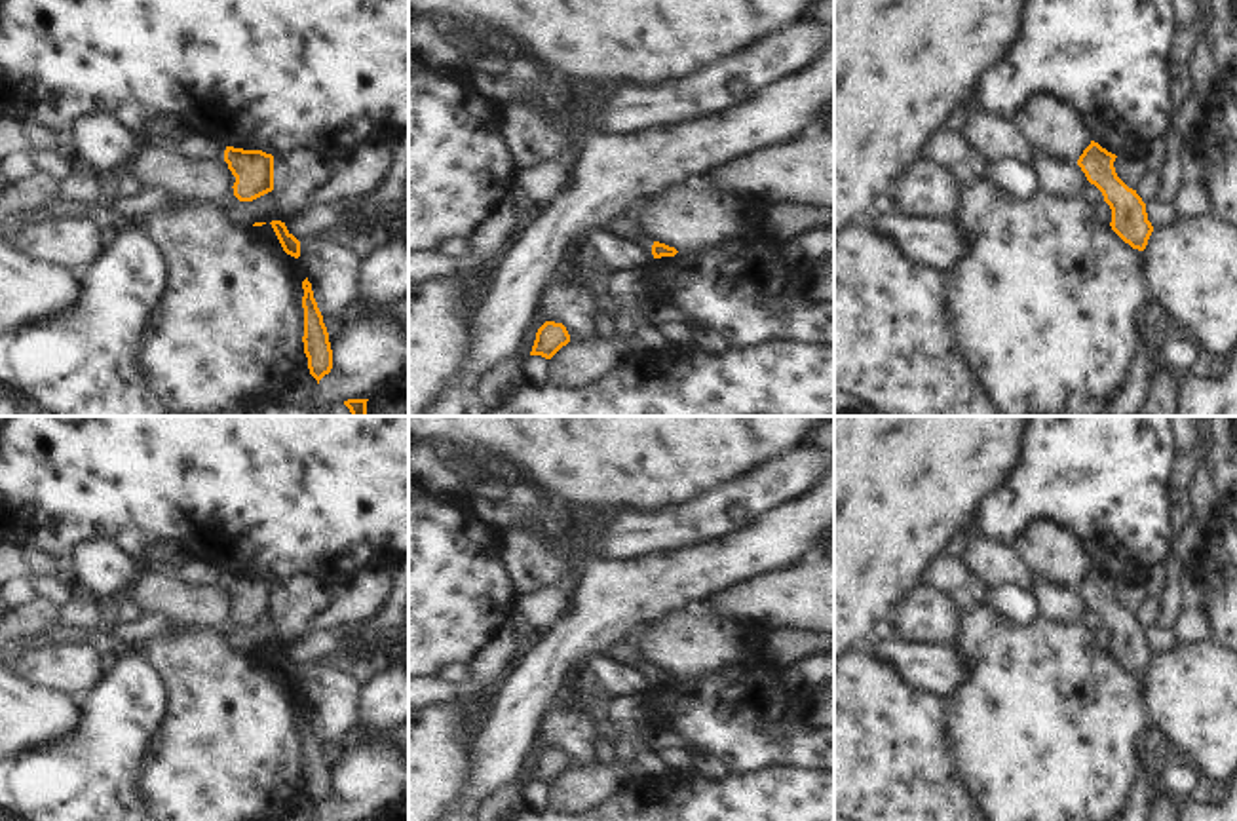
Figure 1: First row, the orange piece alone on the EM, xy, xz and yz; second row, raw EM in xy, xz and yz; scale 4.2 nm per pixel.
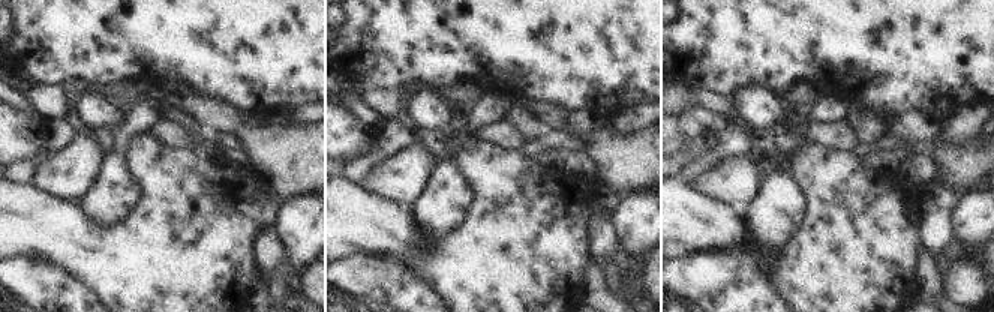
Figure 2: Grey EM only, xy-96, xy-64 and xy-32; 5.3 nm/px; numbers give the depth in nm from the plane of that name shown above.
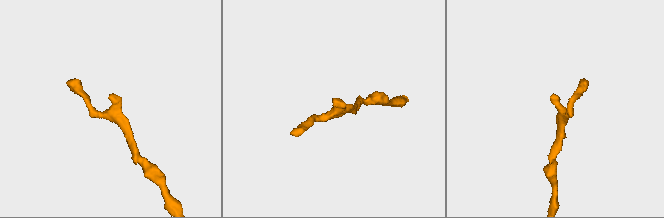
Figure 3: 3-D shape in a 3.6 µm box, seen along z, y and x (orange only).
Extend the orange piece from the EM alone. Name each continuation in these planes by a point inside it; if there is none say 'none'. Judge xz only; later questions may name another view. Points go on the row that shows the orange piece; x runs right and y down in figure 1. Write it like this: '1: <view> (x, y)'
1: xz (626, 225).

